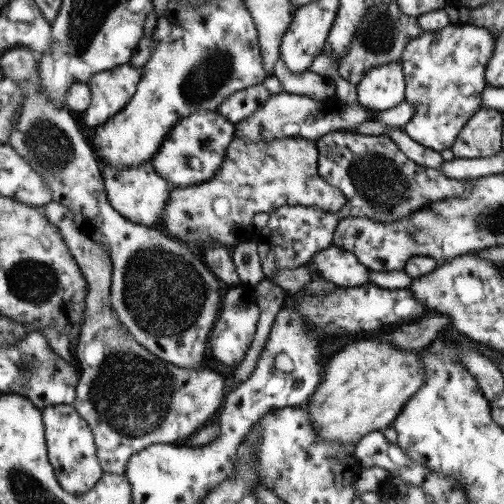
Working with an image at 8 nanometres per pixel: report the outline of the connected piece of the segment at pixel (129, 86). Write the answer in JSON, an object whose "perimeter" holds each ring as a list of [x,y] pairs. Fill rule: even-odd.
{"perimeter":[[[124,64],[90,78],[91,103],[80,115],[82,126],[98,126],[114,116],[133,98],[138,81],[142,79],[142,68]]]}

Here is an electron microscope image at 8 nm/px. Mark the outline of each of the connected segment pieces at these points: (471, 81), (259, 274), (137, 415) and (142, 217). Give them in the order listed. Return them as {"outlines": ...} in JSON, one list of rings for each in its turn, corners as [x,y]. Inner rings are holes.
{"outlines":[[[[450,24],[437,31],[424,31],[406,44],[400,64],[406,82],[405,99],[414,105],[414,116],[401,129],[410,138],[436,152],[450,149],[464,124],[483,106],[485,69],[495,42],[495,36],[484,27]]],[[[255,238],[235,245],[231,249],[231,257],[242,283],[249,283],[255,286],[265,278]]],[[[51,201],[49,204],[42,206],[41,211],[48,221],[50,221],[50,223],[52,223],[54,226],[58,227],[58,231],[62,233],[62,238],[64,241],[66,241],[69,251],[72,253],[72,256],[76,259],[78,266],[81,268],[88,288],[85,300],[86,308],[84,310],[84,324],[82,324],[82,330],[80,330],[80,336],[78,337],[78,345],[76,346],[76,355],[74,359],[78,366],[79,378],[78,384],[76,385],[76,398],[74,399],[72,406],[74,409],[76,409],[78,415],[86,420],[86,423],[90,426],[92,433],[94,434],[95,446],[97,449],[96,455],[98,455],[99,464],[103,469],[103,473],[124,475],[126,473],[126,462],[130,460],[130,457],[133,454],[137,454],[140,452],[140,450],[143,450],[152,444],[160,443],[173,445],[178,442],[178,440],[184,440],[185,438],[194,436],[202,428],[208,426],[208,424],[211,424],[213,420],[218,417],[218,414],[223,407],[225,395],[227,394],[227,392],[224,391],[224,382],[226,380],[224,380],[224,377],[222,377],[220,373],[217,373],[216,371],[210,372],[210,369],[207,368],[201,367],[198,369],[190,369],[186,367],[178,367],[174,365],[174,363],[168,363],[162,360],[162,358],[150,353],[146,347],[140,345],[140,343],[134,339],[134,337],[120,322],[118,315],[116,315],[116,311],[111,306],[109,297],[113,270],[112,259],[110,259],[110,255],[108,255],[106,247],[104,247],[102,243],[98,243],[98,241],[94,241],[94,239],[90,239],[90,237],[78,231],[76,222],[74,222],[74,213],[72,213],[72,211],[70,211],[66,206],[62,206],[58,202]]],[[[146,161],[135,167],[126,167],[126,169],[118,169],[112,167],[110,163],[104,163],[101,167],[101,172],[104,180],[108,203],[119,212],[124,218],[127,218],[134,224],[142,224],[151,229],[163,227],[160,226],[162,222],[162,211],[165,210],[167,203],[170,201],[170,192],[174,190],[175,185],[170,184],[164,177],[158,175],[154,165],[150,161]]]]}

